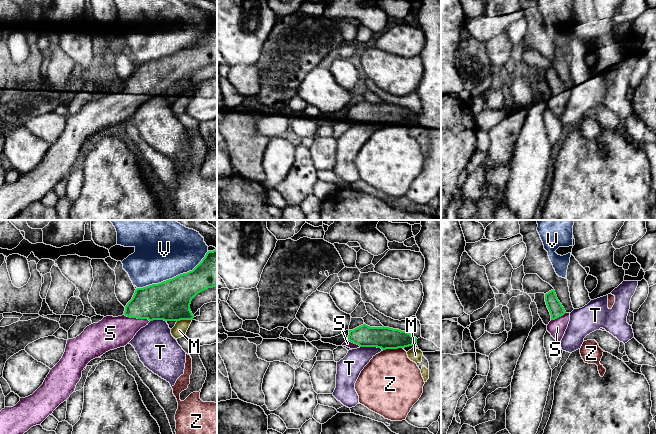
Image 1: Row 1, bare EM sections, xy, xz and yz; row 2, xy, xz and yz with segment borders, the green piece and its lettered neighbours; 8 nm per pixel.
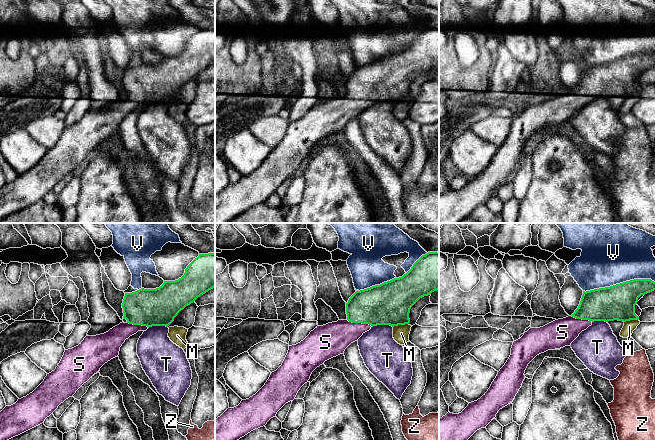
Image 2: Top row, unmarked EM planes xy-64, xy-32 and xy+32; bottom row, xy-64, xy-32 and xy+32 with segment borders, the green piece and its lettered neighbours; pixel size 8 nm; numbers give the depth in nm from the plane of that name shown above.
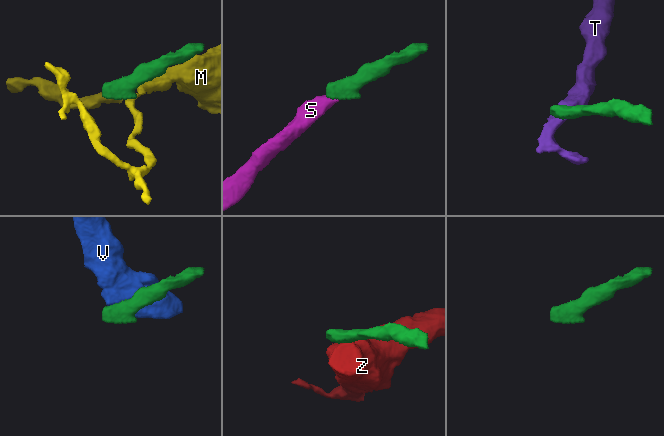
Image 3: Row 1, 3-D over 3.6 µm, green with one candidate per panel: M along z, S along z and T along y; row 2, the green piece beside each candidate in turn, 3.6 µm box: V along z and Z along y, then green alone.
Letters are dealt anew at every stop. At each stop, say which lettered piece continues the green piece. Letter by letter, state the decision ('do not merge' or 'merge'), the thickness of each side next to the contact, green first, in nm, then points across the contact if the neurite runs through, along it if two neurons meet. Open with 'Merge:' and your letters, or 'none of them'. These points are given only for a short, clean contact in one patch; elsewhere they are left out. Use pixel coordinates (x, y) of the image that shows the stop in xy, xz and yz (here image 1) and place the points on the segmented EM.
Merge: S
M: do not merge | 320/110 nm | along xy (191, 319), (180, 319), (177, 321)
S: merge | 300/260 nm | across xy (163, 301), (152, 303), (137, 318), (121, 330), (110, 333)
T: do not merge | 180/190 nm | along xz (360, 346), (376, 346), (382, 350)
V: do not merge | 320/480 nm
Z: do not merge | 180/440 nm | along xz (402, 347), (386, 348), (383, 350)

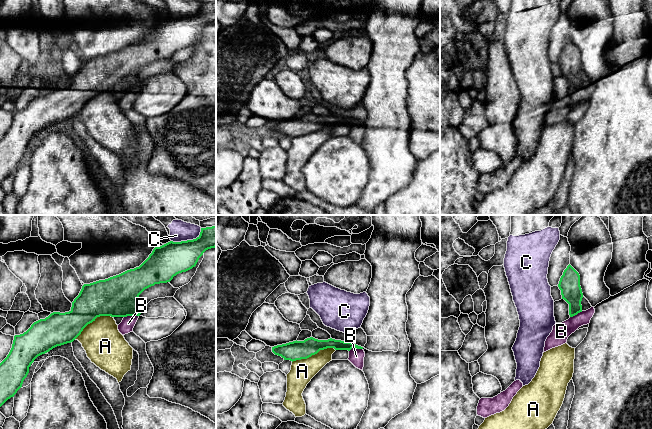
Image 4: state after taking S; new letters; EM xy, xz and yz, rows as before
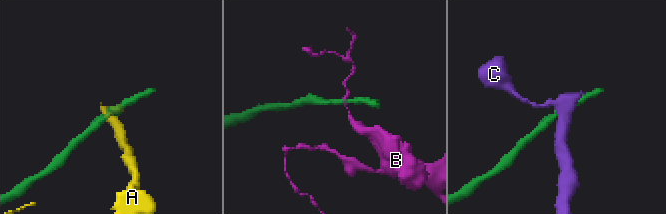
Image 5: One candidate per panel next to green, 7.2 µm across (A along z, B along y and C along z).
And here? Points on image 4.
Merge: none of them
A: do not merge | 160/190 nm | along xz (335, 349), (320, 349), (306, 358), (296, 359), (292, 362)
B: do not merge | 320/110 nm | along xy (138, 315), (127, 315), (124, 317)
C: do not merge | 260/160 nm | along xy (201, 228), (200, 233), (195, 238), (171, 241)

